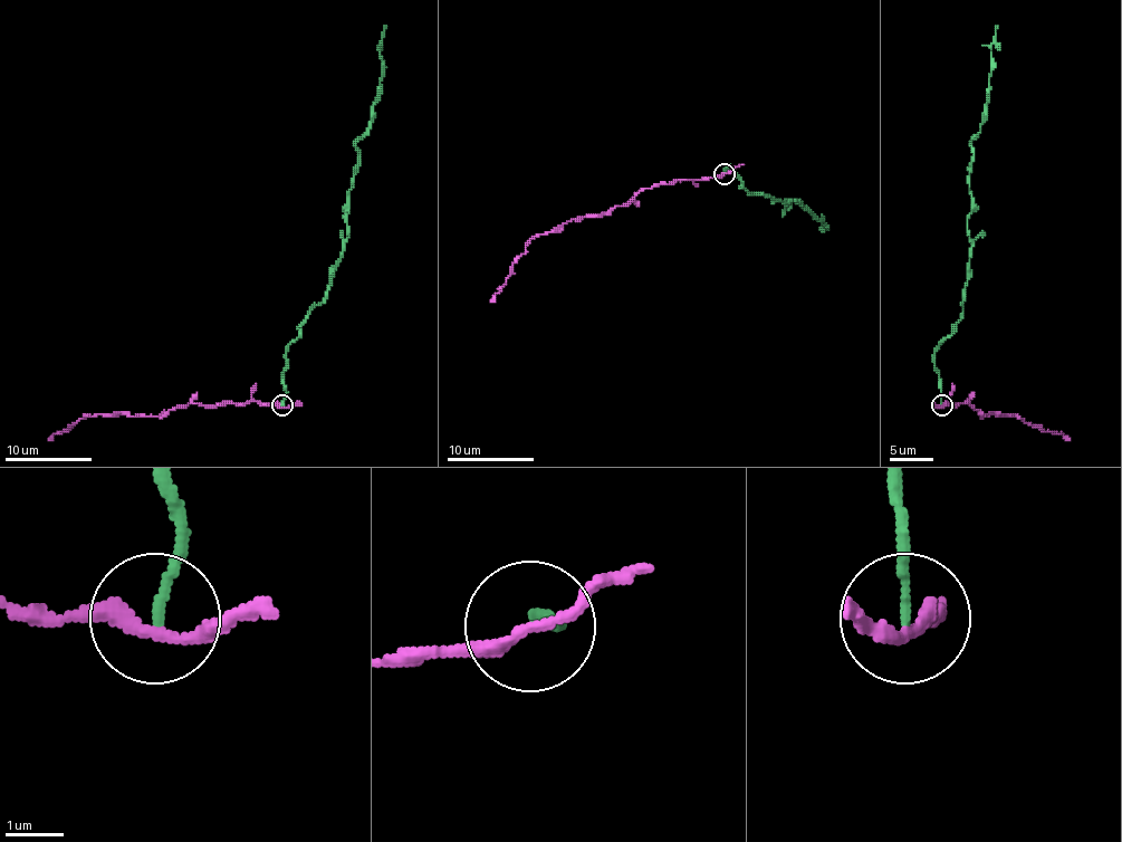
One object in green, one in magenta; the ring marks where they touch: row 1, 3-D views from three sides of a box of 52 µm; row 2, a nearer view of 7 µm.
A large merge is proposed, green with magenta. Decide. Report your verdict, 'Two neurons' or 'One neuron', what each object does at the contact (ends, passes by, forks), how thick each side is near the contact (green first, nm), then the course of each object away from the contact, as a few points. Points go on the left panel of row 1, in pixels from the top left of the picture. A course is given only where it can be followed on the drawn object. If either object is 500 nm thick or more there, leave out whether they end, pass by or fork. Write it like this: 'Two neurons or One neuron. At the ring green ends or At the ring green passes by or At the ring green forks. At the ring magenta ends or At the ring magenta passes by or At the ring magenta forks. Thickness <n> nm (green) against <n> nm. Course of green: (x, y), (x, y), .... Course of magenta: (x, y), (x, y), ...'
Two neurons. At the ring green ends. At the ring magenta passes by. Thickness 150 nm (green) against 200 nm. Course of green: (281, 405), (286, 348), (323, 300), (329, 270), (343, 250), (356, 141), (366, 131), (377, 95), (386, 26). Course of magenta: (281, 405), (260, 401), (183, 405), (157, 417), (123, 412), (94, 414), (83, 417), (48, 440)

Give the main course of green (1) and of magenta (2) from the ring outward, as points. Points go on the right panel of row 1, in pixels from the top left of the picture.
1: (941, 405), (934, 348), (960, 318), (971, 250), (971, 141), (989, 95), (998, 26)
2: (941, 405), (948, 401), (971, 405), (983, 417), (991, 412), (1019, 417), (1033, 427), (1042, 427), (1070, 440)

